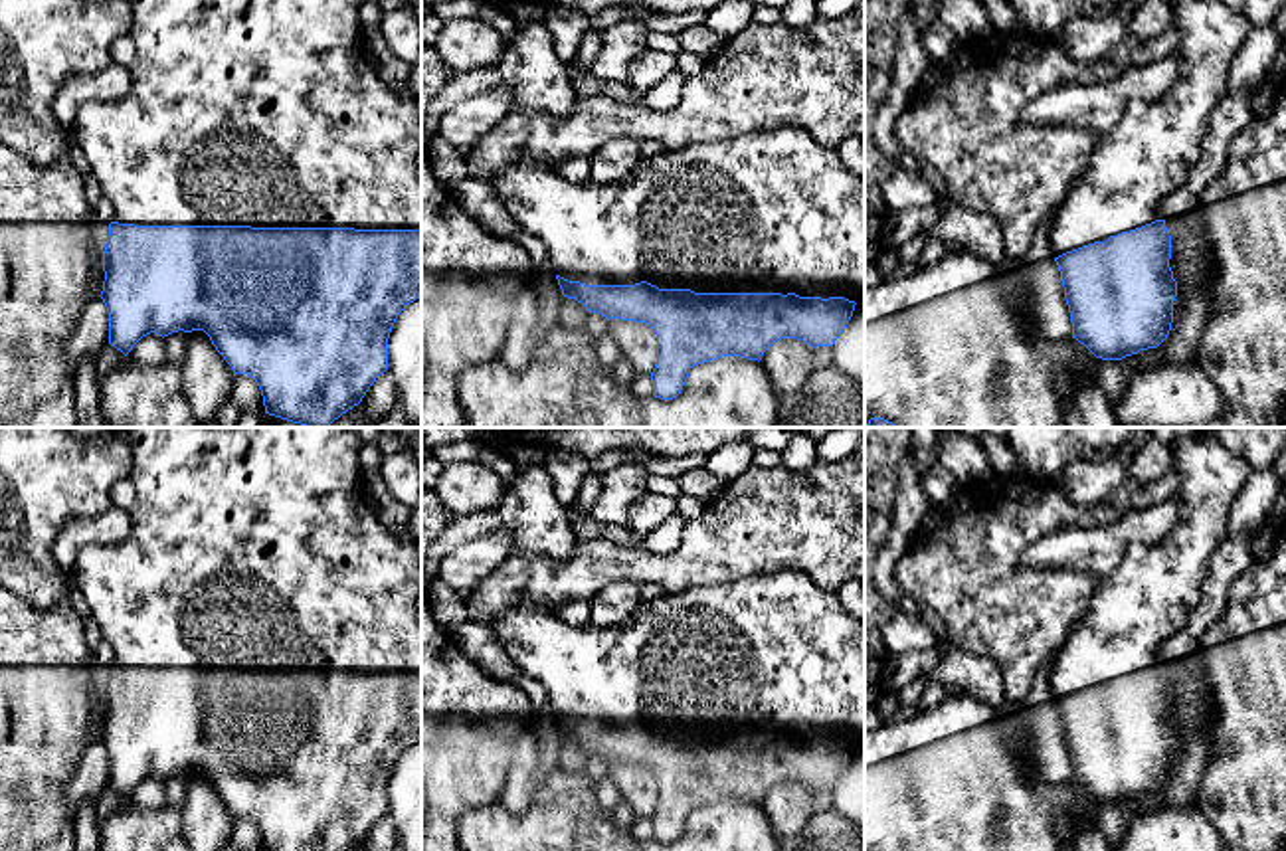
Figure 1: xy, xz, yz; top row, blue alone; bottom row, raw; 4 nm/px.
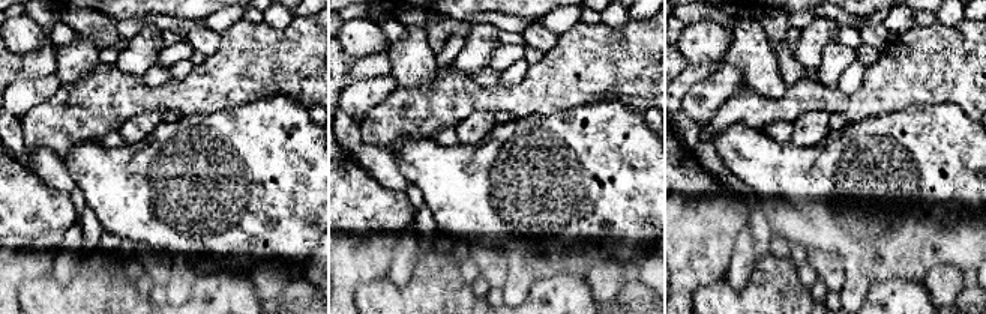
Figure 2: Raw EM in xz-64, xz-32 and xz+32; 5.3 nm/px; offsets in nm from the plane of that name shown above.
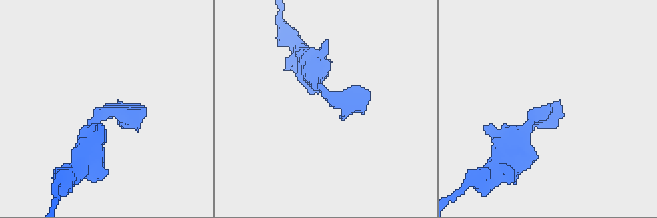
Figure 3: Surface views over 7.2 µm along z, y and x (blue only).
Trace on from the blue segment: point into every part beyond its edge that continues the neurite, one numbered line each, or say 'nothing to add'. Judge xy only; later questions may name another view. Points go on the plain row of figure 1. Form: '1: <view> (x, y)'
1: xy (256, 549)

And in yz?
1: yz (1156, 588)

